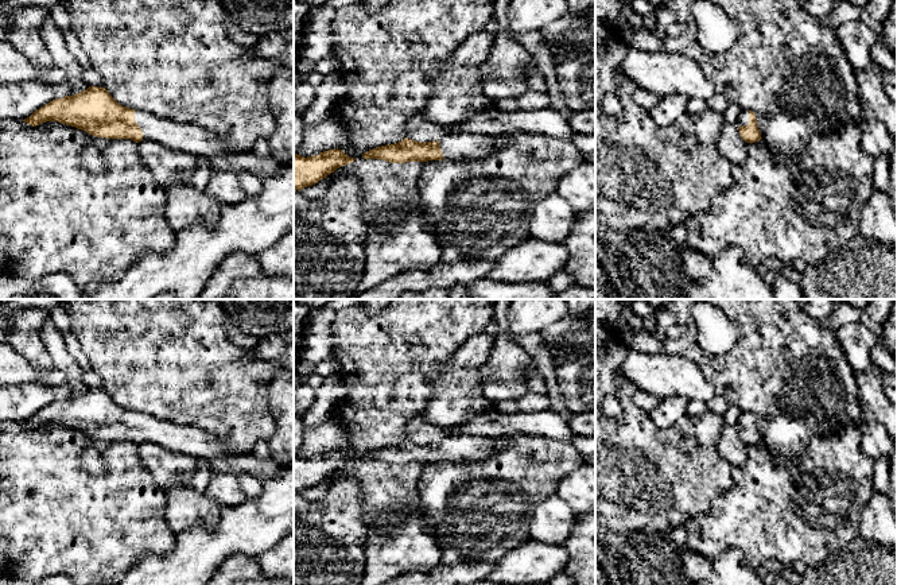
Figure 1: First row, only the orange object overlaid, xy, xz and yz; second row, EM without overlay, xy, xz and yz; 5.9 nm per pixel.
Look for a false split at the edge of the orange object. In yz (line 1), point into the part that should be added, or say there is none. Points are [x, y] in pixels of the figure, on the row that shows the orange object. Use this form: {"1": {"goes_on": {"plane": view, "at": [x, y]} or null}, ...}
{"1": {"goes_on": {"plane": "yz", "at": [742, 120]}}}

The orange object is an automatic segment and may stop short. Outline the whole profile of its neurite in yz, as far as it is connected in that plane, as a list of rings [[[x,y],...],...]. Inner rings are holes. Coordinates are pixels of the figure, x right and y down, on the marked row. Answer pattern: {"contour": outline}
{"contour": [[[741,111],[739,117],[737,120],[737,125],[738,125],[741,137],[746,143],[756,143],[762,139],[757,125],[757,119],[754,112]]]}

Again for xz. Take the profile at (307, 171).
{"contour": [[[334,148],[314,156],[294,155],[294,190],[318,183],[337,168],[354,162],[342,150]]]}

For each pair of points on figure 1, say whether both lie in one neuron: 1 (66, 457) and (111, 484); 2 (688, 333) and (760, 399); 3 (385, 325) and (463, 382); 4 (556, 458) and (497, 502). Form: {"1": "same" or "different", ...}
{"1": "same", "2": "same", "3": "same", "4": "same"}

